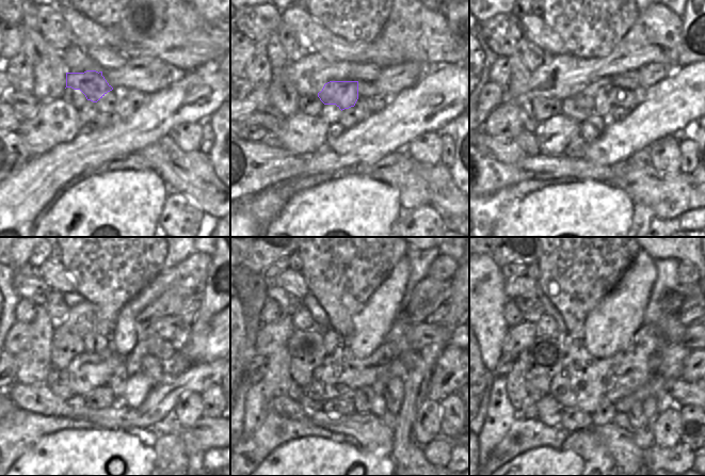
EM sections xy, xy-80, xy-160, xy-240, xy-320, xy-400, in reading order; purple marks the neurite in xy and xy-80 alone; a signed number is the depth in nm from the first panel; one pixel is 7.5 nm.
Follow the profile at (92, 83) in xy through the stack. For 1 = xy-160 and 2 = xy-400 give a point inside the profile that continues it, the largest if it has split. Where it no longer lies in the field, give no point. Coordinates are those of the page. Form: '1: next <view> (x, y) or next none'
1: next xy-160 (586, 98)
2: next xy-400 (684, 297)

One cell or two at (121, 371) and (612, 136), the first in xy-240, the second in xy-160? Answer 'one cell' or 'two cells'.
two cells

